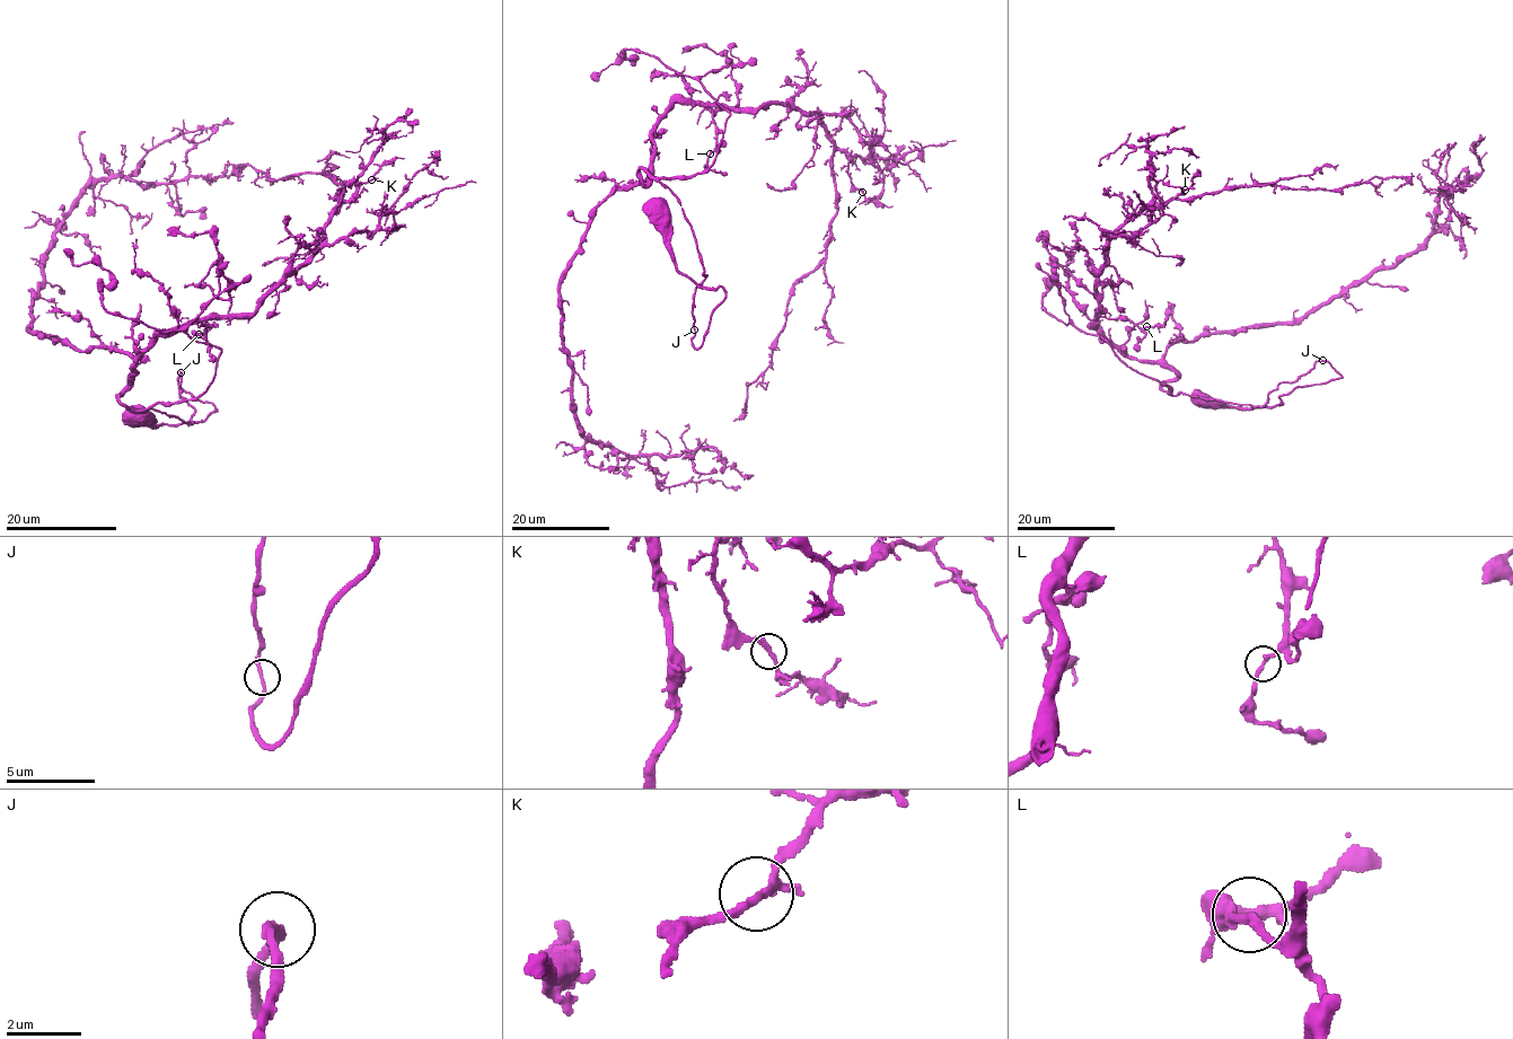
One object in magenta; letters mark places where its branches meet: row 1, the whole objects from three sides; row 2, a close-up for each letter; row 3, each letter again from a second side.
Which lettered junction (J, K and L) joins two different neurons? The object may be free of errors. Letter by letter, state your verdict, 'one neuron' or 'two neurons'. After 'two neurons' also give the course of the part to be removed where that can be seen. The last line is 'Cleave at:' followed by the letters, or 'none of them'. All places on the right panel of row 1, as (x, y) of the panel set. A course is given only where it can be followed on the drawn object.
J: one neuron
K: one neuron
L: one neuron
Cleave at: none of them

